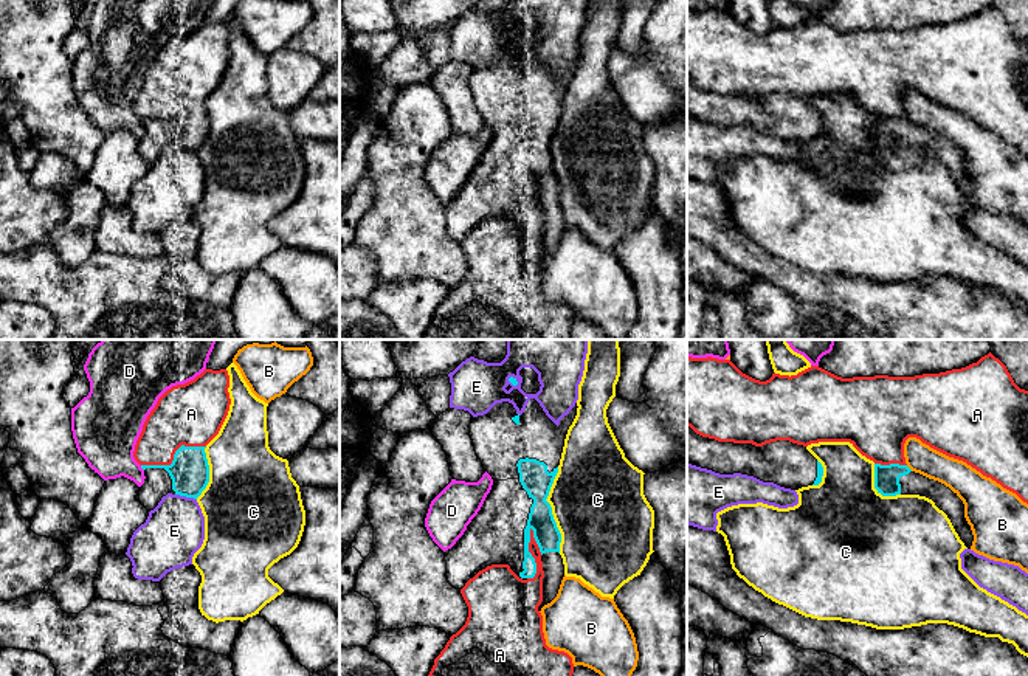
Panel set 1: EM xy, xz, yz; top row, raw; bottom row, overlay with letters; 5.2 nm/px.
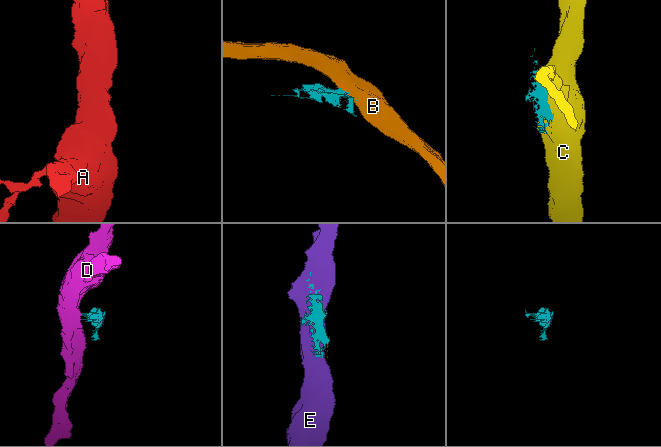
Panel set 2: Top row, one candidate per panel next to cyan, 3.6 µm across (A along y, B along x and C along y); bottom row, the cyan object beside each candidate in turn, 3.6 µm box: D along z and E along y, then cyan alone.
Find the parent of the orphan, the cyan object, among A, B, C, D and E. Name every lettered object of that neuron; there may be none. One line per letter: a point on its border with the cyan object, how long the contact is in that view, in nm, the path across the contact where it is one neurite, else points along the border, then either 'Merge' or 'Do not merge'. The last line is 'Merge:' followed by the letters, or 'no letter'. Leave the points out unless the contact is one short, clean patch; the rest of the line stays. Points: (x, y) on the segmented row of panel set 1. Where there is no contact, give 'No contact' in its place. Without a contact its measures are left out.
A: Touches cyan at xz (531, 555). Shared border 280 nm. Do not merge
B: Touches cyan at yz (907, 467). Shared border 50 nm. Boundary: yz (906, 465), (912, 470). Do not merge
C: Touches cyan at xz (551, 510). Shared border 440 nm. Do not merge
D: Touches cyan at xy (141, 467). Shared border 40 nm. Boundary: xy (140, 465), (143, 470). Do not merge
E: Touches cyan at xy (186, 496). Shared border 120 nm. Do not merge
Merge: no letter

